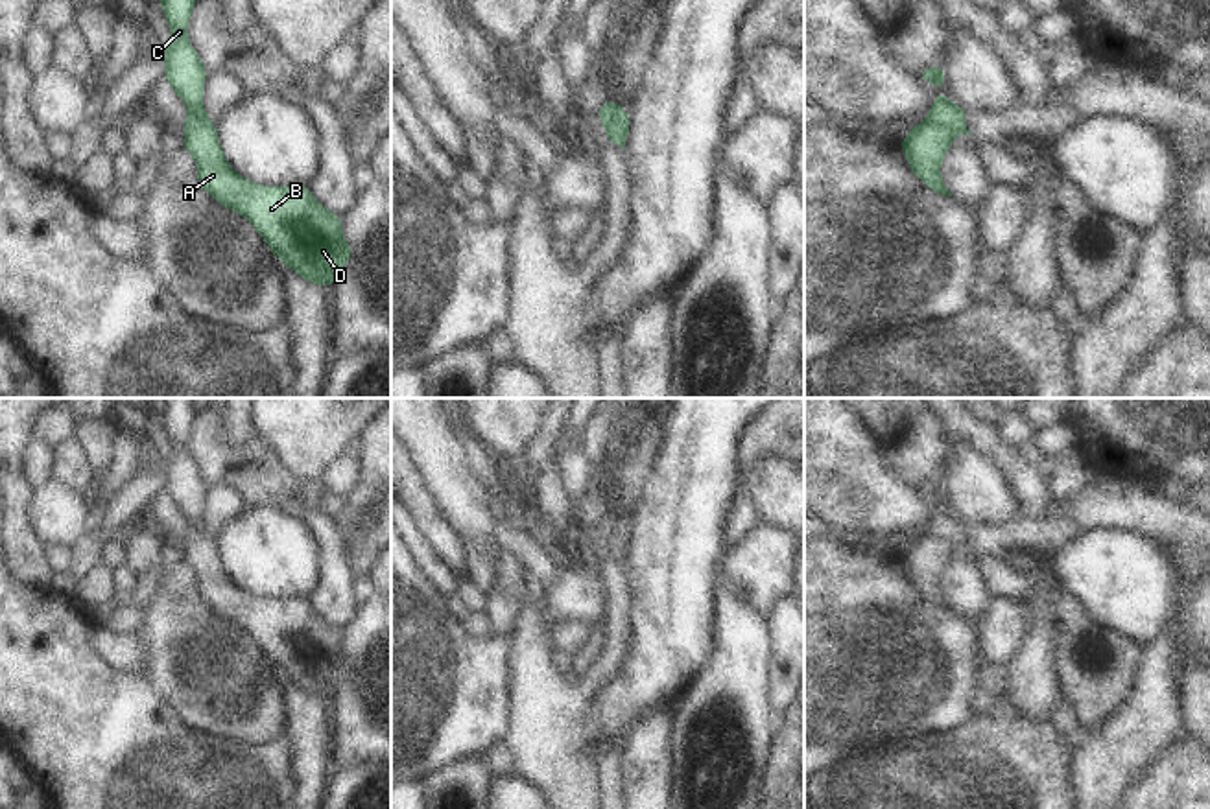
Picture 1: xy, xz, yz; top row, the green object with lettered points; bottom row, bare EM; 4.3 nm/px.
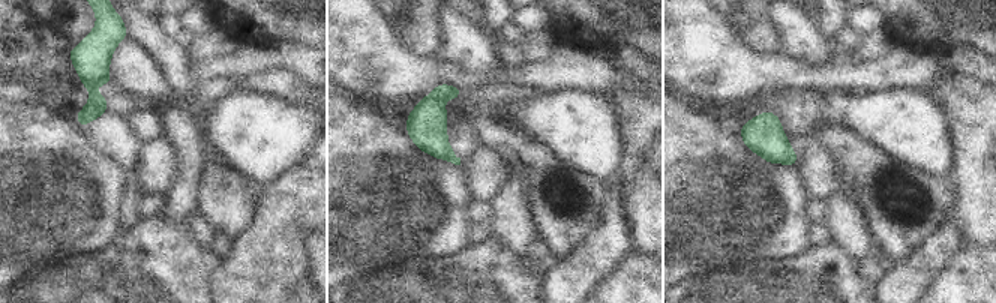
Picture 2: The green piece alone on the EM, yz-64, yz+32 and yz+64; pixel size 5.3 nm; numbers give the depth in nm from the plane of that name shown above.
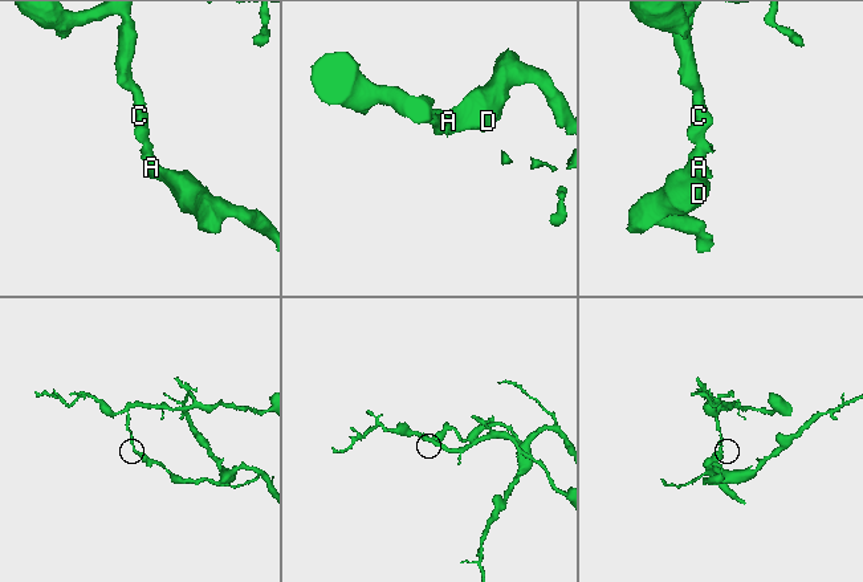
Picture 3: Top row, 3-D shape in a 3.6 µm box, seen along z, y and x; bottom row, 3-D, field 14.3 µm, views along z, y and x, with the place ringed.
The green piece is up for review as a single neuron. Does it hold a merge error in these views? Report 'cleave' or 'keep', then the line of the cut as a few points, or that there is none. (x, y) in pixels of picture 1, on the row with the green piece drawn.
cleave; cut in yz along (926, 120), (943, 124), (954, 135)

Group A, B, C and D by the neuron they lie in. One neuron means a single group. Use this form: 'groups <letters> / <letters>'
groups A B D / C

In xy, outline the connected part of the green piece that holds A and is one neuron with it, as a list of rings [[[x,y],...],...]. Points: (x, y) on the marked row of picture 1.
[[[184,118],[184,149],[197,162],[197,184],[216,203],[240,212],[266,240],[275,258],[299,276],[332,286],[352,258],[341,216],[321,206],[308,186],[260,186],[227,162],[214,123]]]

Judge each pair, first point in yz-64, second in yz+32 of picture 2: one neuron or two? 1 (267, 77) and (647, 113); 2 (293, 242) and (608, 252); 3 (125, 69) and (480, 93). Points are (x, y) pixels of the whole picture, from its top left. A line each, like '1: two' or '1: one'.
1: two
2: one
3: two

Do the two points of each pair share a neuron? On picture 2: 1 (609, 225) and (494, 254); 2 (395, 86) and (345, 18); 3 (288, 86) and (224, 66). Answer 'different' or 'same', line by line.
1: different
2: same
3: different

